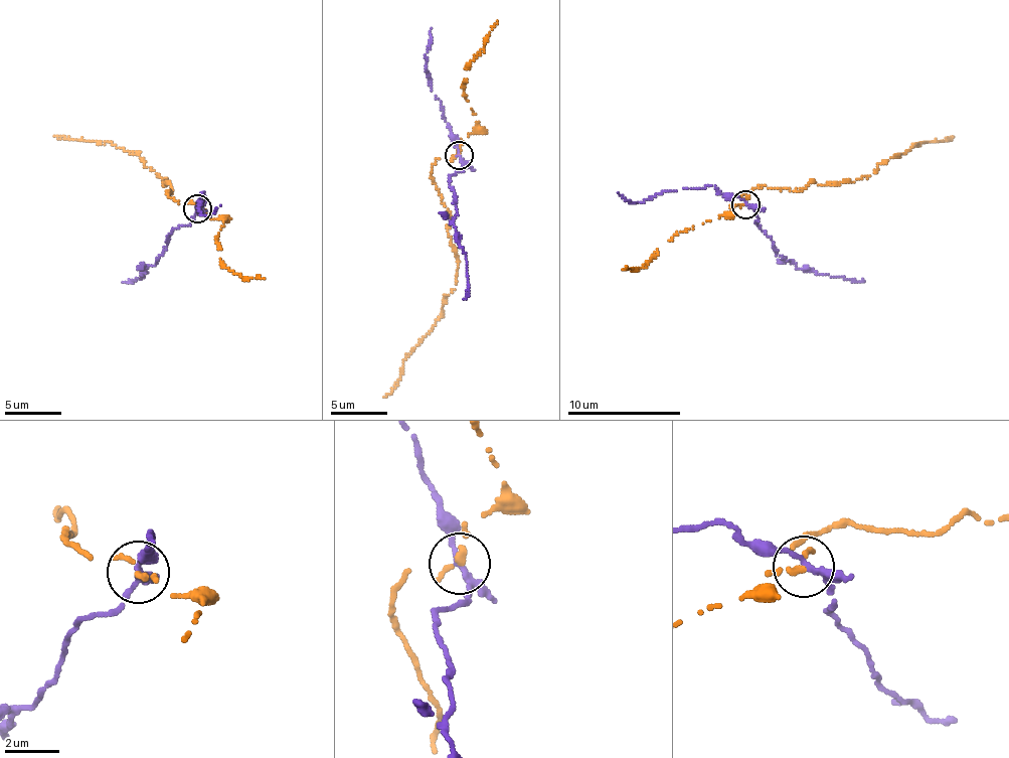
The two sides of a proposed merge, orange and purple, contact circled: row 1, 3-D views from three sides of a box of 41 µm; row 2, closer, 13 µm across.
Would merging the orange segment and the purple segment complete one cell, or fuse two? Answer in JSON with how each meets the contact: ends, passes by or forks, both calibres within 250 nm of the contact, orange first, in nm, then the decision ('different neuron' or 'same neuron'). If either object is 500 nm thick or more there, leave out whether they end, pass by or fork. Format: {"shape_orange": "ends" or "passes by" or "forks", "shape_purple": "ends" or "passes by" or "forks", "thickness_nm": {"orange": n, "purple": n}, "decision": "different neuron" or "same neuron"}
{"shape_orange": "ends", "shape_purple": "forks", "thickness_nm": {"orange": 280, "purple": 170}, "decision": "different neuron"}

